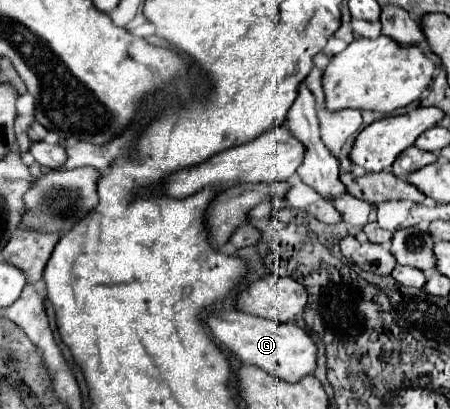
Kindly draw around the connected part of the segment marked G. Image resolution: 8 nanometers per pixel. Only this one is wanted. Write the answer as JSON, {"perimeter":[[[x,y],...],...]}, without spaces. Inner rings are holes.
{"perimeter":[[[226,309],[220,313],[212,313],[208,317],[208,327],[216,343],[230,349],[242,363],[256,365],[286,383],[298,383],[300,379],[316,371],[318,345],[308,335],[308,331],[296,325],[294,321],[274,323],[274,321],[264,321],[262,317],[252,317],[238,309]]]}

